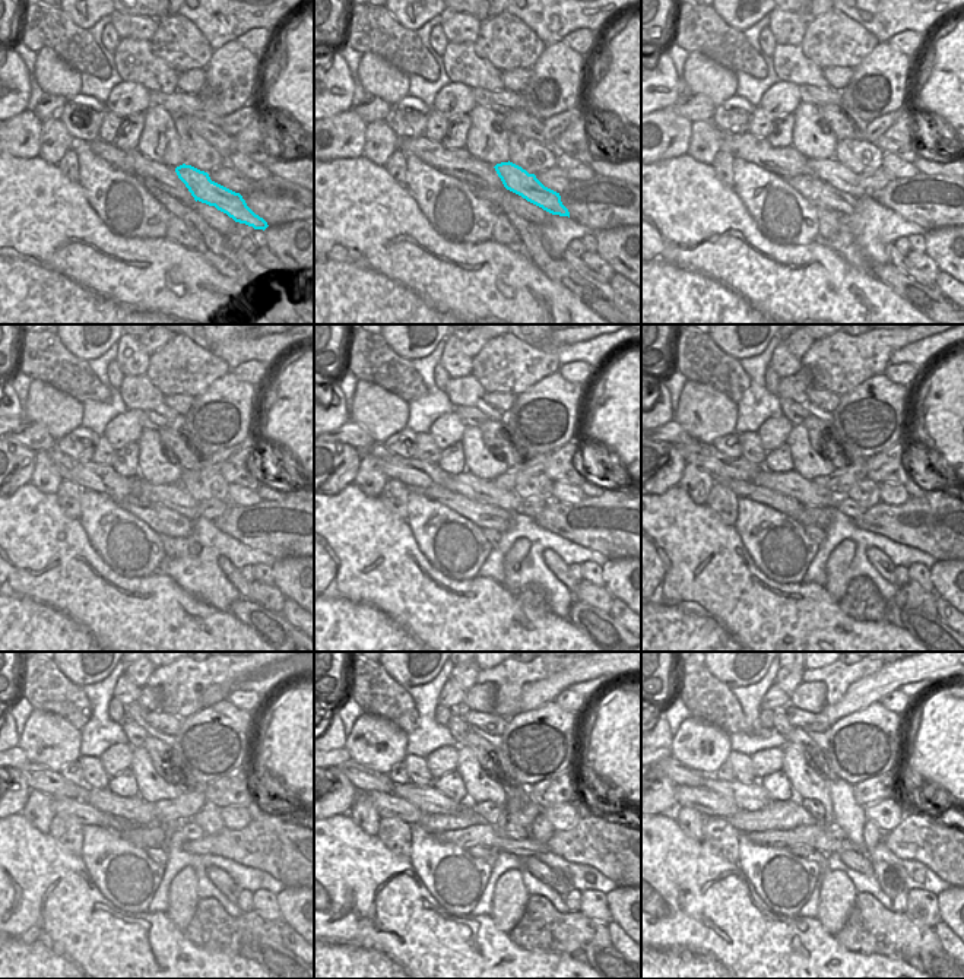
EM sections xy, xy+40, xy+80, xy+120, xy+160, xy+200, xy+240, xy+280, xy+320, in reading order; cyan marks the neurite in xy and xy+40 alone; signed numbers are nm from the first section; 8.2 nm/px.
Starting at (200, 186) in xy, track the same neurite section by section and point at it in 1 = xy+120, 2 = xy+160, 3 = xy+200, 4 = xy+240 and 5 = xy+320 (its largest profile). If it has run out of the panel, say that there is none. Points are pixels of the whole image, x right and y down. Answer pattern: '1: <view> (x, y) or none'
1: xy+120 (174, 497)
2: xy+160 (484, 491)
3: xy+200 (790, 484)
4: xy+240 (135, 810)
5: xy+320 (752, 797)

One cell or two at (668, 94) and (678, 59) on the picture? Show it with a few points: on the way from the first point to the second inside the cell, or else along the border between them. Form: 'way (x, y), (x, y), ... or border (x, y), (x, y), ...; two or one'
border (665, 50), (676, 73), (678, 100); two

